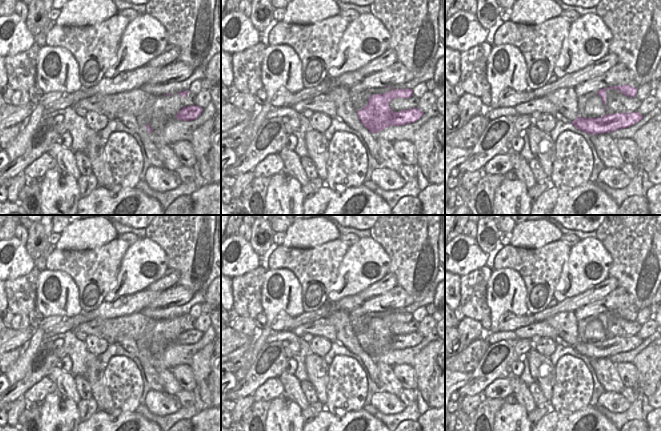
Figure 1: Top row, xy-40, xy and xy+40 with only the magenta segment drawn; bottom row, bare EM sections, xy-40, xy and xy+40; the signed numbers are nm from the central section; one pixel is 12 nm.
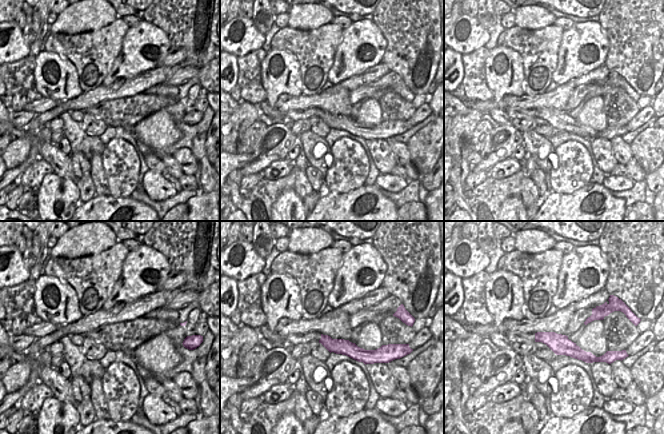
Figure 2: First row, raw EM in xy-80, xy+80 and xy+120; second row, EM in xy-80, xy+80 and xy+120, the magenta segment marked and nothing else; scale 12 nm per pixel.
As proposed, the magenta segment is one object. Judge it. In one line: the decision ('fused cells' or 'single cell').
single cell

